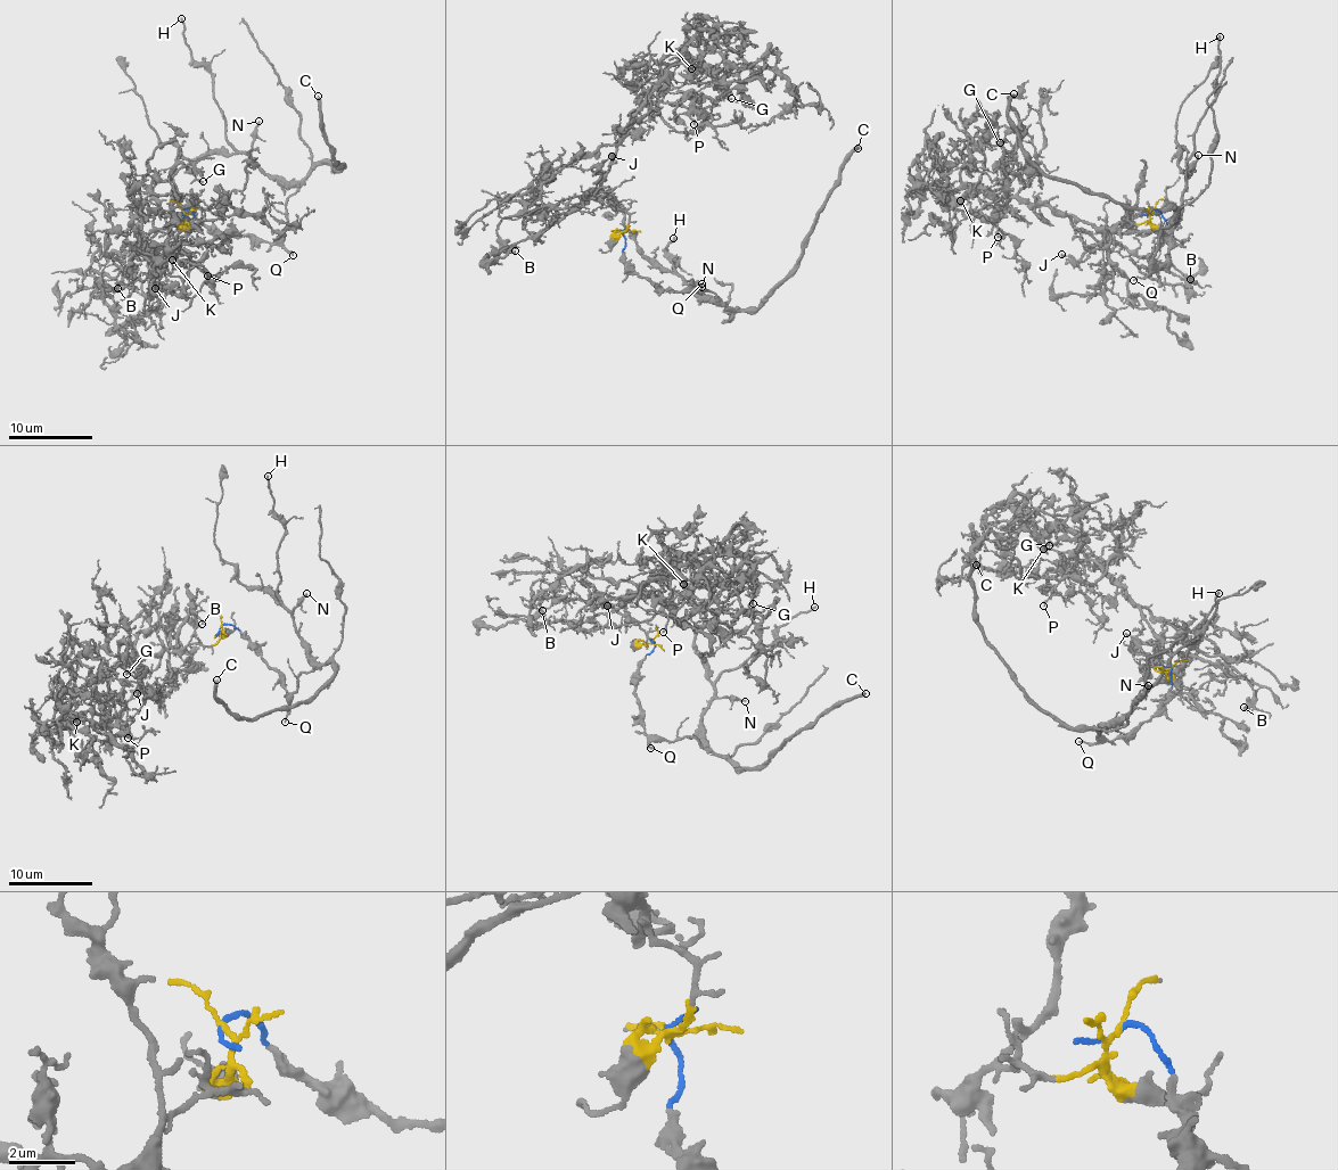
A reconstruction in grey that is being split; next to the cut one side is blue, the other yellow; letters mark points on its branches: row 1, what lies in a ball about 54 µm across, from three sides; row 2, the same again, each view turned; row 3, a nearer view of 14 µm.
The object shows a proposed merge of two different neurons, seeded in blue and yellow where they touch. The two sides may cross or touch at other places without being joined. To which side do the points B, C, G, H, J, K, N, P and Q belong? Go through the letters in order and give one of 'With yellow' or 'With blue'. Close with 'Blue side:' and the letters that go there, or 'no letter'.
B: With yellow
C: With blue
G: With yellow
H: With blue
J: With yellow
K: With yellow
N: With blue
P: With yellow
Q: With blue
Blue side: C, H, N, Q

